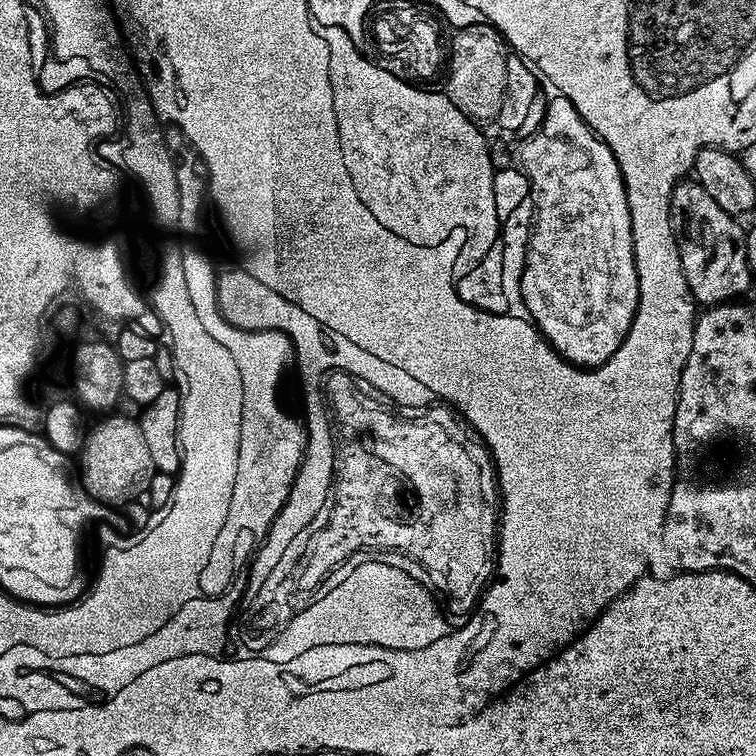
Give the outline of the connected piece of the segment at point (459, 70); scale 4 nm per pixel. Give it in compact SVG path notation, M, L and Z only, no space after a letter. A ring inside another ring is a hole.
M470 26L457 31L454 38L454 58L451 62L451 79L450 79L450 96L454 102L454 106L458 106L458 110L462 110L462 114L466 114L473 122L480 120L495 121L502 109L503 94L506 93L506 64L510 55L510 48L503 34L494 26L489 32L479 28L474 30Z

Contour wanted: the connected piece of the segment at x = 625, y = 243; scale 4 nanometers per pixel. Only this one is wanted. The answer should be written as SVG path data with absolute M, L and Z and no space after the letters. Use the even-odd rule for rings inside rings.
M556 94L547 101L541 124L523 143L518 164L532 175L531 194L537 198L539 215L535 235L526 236L522 255L524 296L528 296L528 308L543 324L541 334L559 356L580 368L597 368L622 346L640 297L624 179L608 143L593 132L574 102L565 96Z

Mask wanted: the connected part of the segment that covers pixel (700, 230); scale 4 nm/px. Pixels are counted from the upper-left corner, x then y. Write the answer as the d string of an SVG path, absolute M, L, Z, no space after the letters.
M694 178L680 180L670 198L670 218L676 235L682 270L686 274L693 301L700 306L727 304L743 297L751 286L754 273L748 268L742 228L737 221Z

